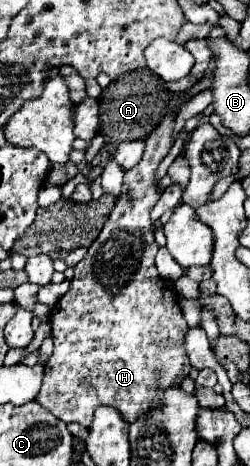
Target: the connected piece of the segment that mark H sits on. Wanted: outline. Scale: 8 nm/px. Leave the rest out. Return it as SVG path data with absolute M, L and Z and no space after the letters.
M166 115L158 129L154 129L154 133L146 139L142 161L134 169L126 171L122 195L118 197L114 211L110 213L98 239L90 245L88 255L74 267L70 291L50 313L54 353L46 363L44 383L36 395L36 401L64 423L76 421L82 427L88 427L98 405L116 407L126 421L134 421L134 417L140 417L146 409L150 409L158 389L180 385L180 381L190 373L190 361L184 351L184 331L188 325L176 301L172 283L162 279L156 271L154 255L158 251L158 243L154 241L154 225L150 221L150 211L162 191L158 181L154 181L154 173L172 147L172 127L174 117Z

